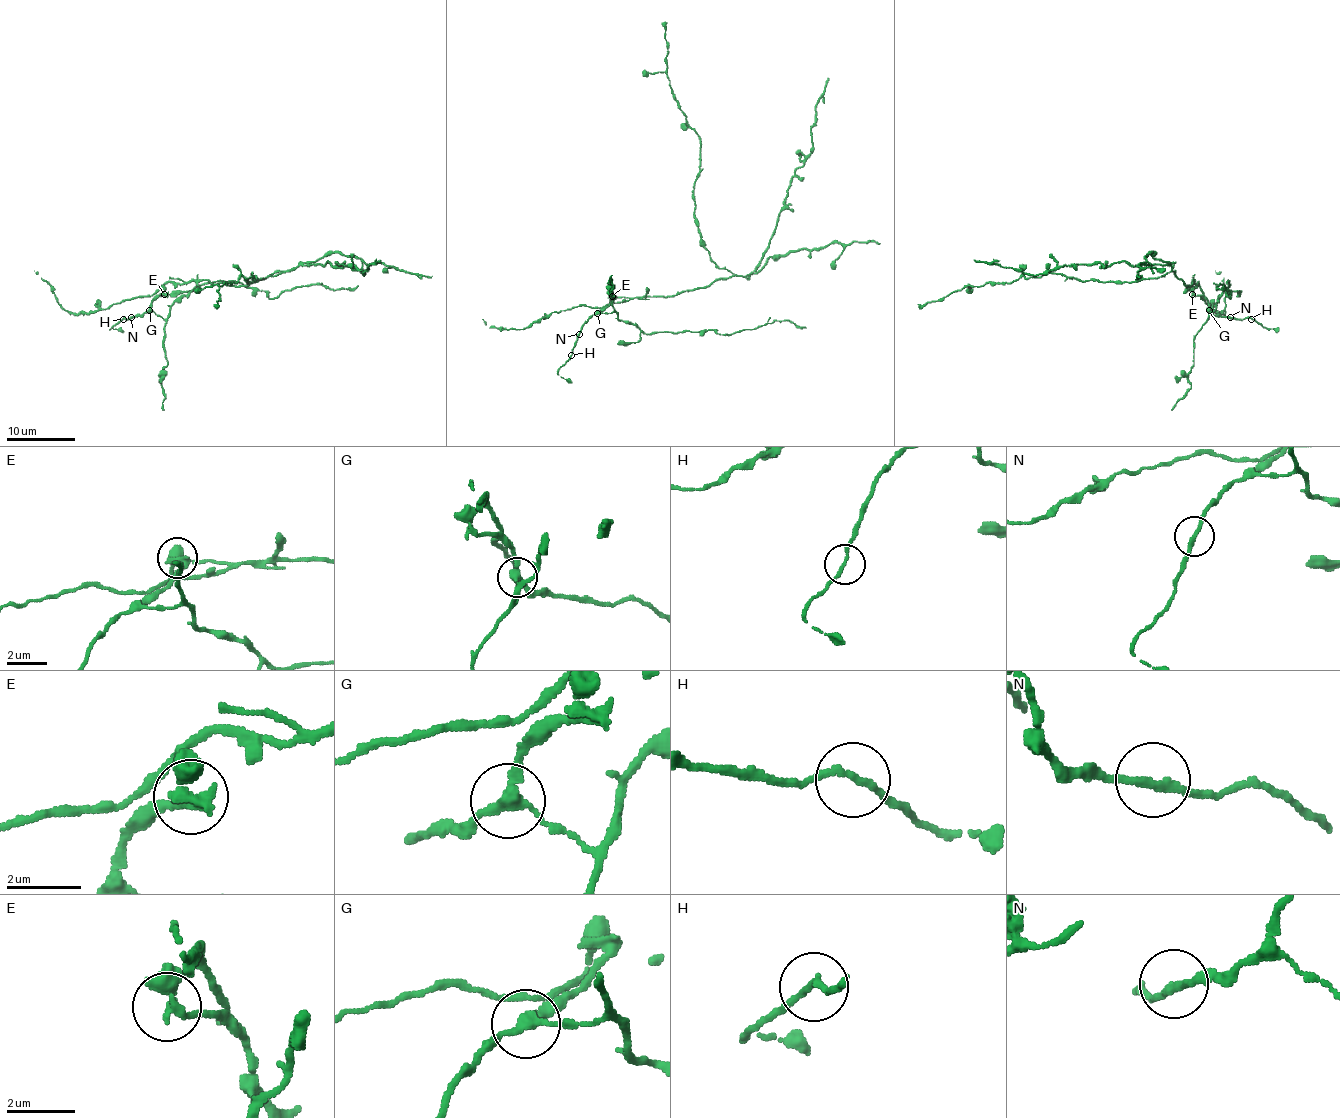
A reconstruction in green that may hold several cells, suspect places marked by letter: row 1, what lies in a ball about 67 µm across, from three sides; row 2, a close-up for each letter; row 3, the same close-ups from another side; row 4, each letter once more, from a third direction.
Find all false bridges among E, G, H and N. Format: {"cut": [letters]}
{"cut": ["E", "G"]}

